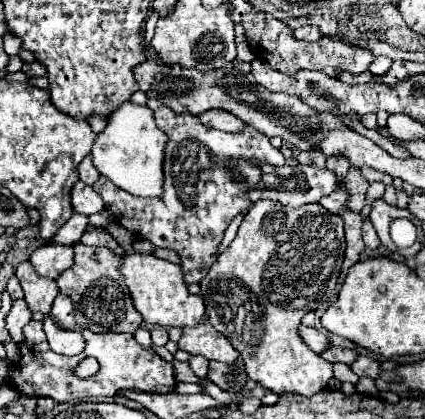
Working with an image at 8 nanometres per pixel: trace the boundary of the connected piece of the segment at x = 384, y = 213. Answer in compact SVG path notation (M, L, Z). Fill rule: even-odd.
M375 200L373 210L371 210L371 214L369 214L369 218L371 218L371 222L373 222L373 226L375 226L375 230L377 230L379 238L381 238L381 244L387 246L391 252L397 252L397 248L395 248L393 240L389 238L389 224L391 224L395 218L399 218L399 212L409 212L409 210L407 210L407 208L399 210L397 206L385 204L383 200Z

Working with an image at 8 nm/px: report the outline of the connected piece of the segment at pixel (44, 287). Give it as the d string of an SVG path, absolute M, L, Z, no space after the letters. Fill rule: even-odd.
M21 262L17 266L15 276L21 282L21 288L25 292L25 302L29 306L29 310L49 314L49 306L53 304L53 298L59 294L57 282L53 278L37 276L31 262Z

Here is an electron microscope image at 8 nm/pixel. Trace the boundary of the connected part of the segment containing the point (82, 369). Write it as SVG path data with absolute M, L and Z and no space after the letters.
M87 357L83 359L77 368L75 368L75 374L79 376L91 376L93 372L98 372L99 363L93 357Z

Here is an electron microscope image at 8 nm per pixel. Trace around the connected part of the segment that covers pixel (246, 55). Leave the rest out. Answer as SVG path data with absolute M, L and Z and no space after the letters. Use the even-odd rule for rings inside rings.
M243 34L237 36L237 58L243 60L243 62L253 62L255 60L255 54L249 48L249 44L247 44L247 40L245 40Z

